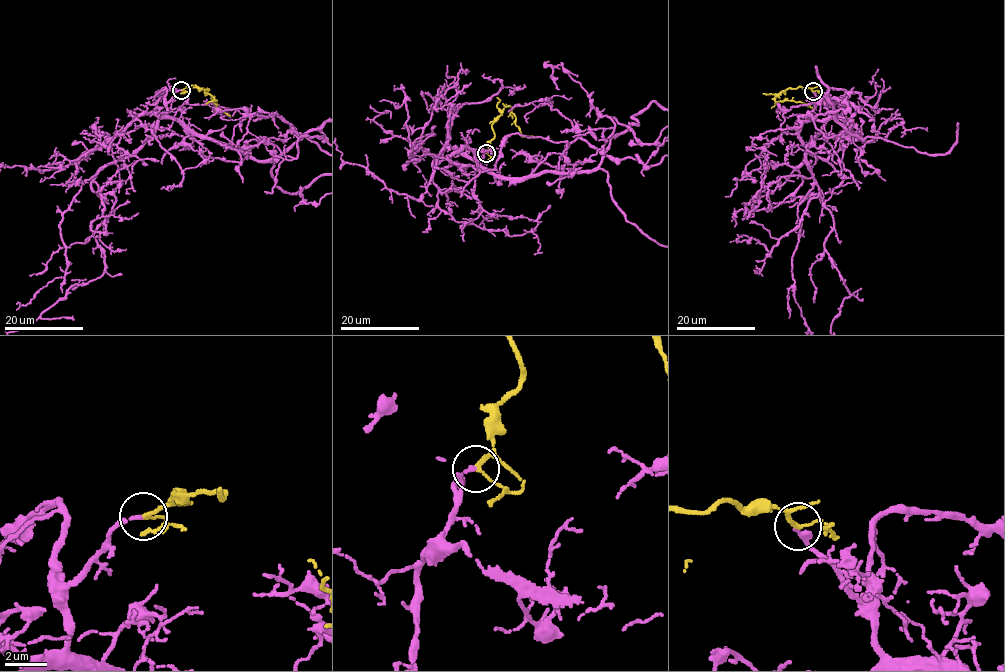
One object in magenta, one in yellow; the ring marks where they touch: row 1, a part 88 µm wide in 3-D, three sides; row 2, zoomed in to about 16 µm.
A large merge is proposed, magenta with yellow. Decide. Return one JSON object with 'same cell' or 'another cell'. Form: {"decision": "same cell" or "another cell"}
{"decision": "same cell"}

